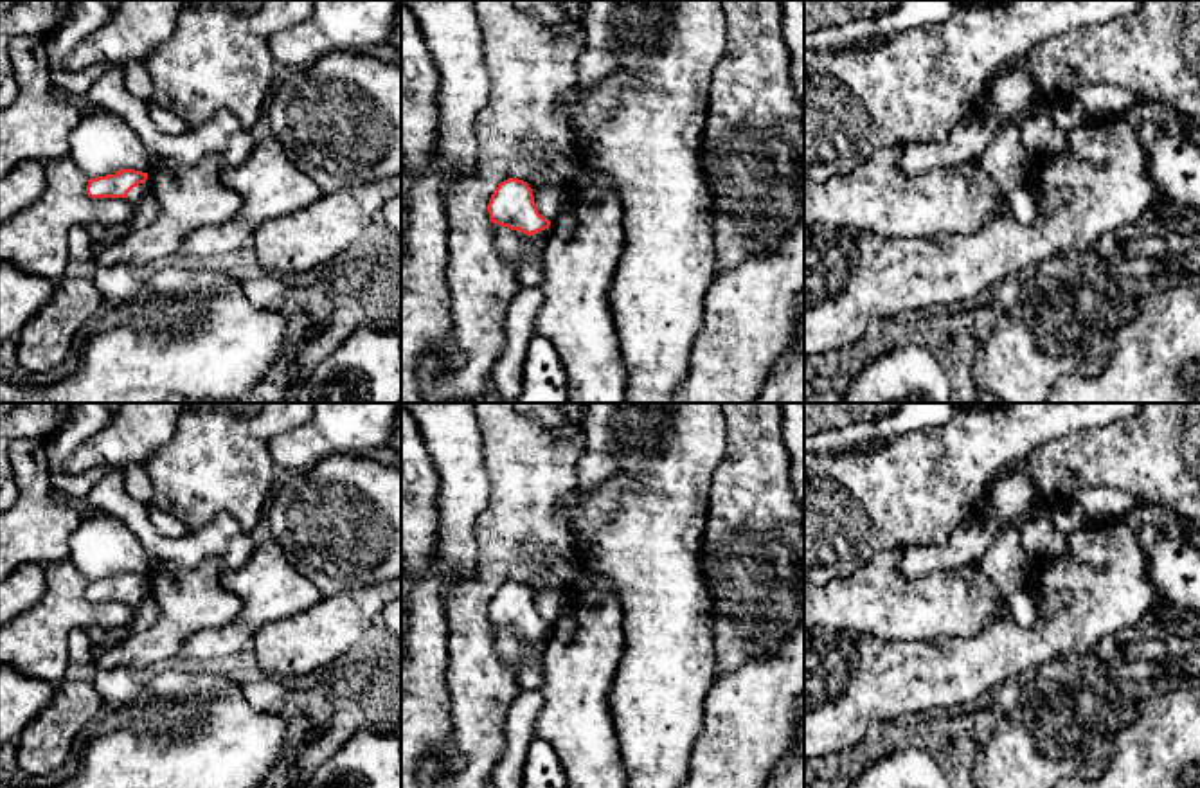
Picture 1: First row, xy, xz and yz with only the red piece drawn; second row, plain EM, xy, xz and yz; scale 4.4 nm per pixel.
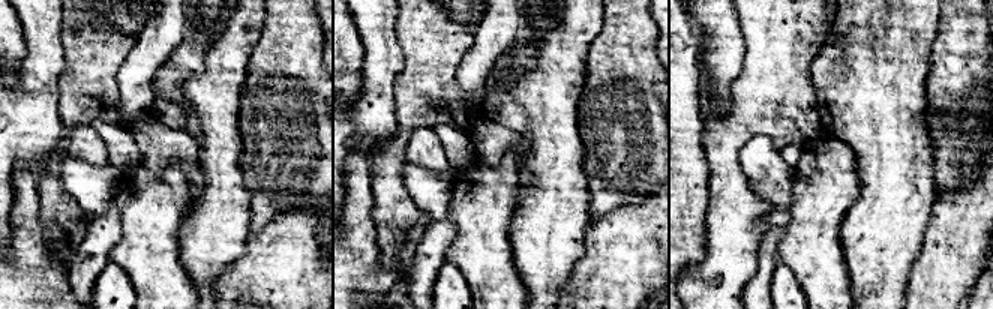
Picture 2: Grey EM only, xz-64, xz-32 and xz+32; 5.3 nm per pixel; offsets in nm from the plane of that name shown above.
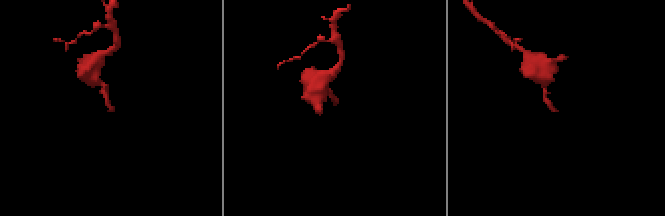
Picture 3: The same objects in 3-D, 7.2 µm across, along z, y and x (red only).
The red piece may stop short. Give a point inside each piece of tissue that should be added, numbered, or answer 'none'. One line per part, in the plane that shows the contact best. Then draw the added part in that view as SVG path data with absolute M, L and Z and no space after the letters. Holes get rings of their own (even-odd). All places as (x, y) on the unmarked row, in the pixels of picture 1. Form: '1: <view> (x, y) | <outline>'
1: xz (538, 641) | M545 631L542 635L536 635L533 639L525 639L525 640L529 640L534 646L534 649L543 657L547 639L549 639L549 633Z

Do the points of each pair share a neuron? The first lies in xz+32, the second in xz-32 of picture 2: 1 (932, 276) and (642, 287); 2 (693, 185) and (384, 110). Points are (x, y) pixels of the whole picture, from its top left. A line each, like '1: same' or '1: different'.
1: same
2: different

